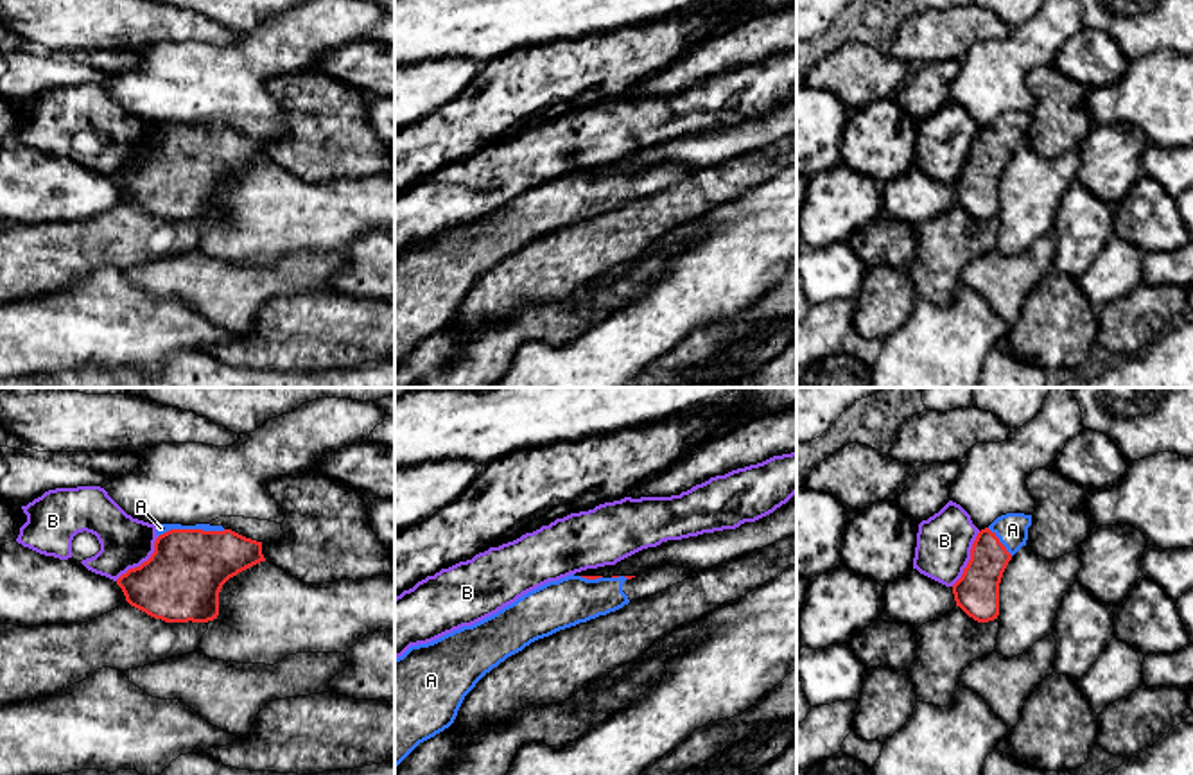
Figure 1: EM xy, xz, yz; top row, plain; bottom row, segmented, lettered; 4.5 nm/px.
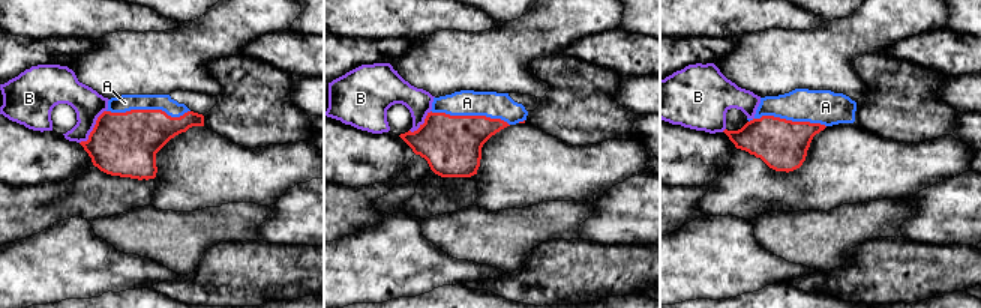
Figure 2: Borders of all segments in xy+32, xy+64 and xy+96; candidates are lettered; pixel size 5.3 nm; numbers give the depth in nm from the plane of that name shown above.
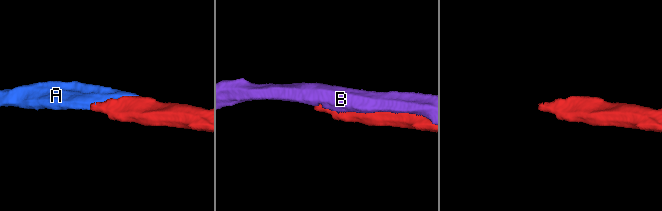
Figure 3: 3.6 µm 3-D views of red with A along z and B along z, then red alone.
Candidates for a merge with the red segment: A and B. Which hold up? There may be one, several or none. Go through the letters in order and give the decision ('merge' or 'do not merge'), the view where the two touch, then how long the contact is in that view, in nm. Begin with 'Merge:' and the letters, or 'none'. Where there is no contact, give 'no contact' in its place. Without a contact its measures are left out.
Merge: A
A: merge; contact in xy; length 300 nm
B: do not merge; contact in xy; length 280 nm

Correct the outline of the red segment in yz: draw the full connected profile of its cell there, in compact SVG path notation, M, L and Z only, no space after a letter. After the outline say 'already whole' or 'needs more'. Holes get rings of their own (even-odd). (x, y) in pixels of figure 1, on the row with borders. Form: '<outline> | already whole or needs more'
M1006 513L981 529L972 544L971 560L953 585L956 606L978 623L999 615L999 583L1012 556L1026 545L1032 515Z | needs more

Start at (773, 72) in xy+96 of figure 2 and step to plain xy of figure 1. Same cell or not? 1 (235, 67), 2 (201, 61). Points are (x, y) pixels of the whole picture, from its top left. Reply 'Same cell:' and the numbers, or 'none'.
Same cell: 1, 2

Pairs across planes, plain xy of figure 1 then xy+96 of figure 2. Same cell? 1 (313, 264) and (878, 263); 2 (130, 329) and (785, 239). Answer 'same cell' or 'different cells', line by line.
1: different cells
2: different cells

